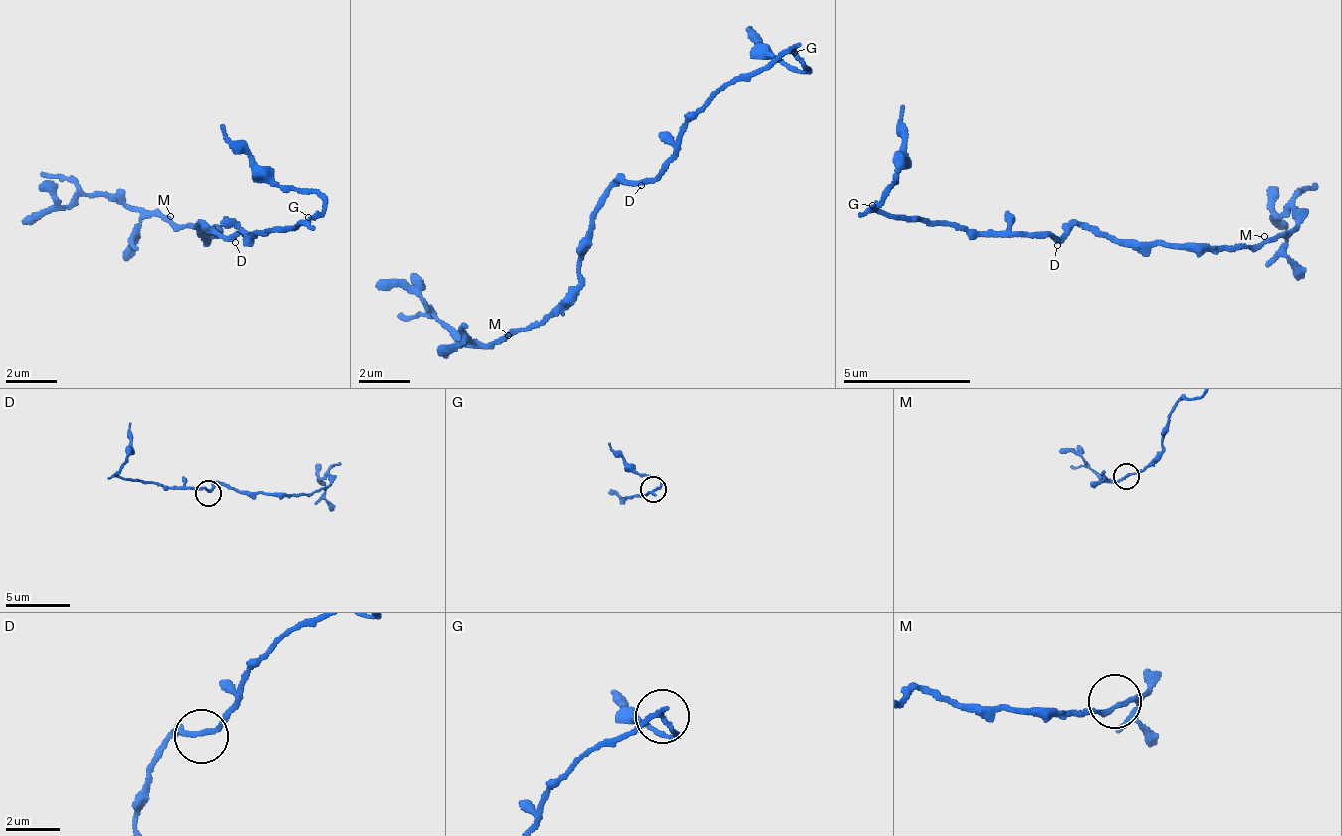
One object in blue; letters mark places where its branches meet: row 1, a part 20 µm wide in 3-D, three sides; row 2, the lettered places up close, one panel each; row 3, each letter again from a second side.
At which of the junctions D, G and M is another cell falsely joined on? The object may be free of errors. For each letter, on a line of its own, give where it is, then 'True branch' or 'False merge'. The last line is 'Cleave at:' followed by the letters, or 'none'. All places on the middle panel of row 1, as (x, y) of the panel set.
D: Place: (641, 185). True branch
G: Place: (794, 52). False merge
M: Place: (508, 335). True branch
Cleave at: G

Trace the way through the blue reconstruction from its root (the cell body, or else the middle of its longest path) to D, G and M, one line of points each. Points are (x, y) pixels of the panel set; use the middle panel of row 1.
D: (621, 183), (641, 185)
G: (621, 183), (644, 184), (664, 165), (676, 134), (728, 85), (774, 67), (788, 54), (796, 54)
M: (621, 183), (606, 194), (598, 219), (589, 226), (589, 251), (578, 263), (578, 282), (540, 319), (508, 335)

